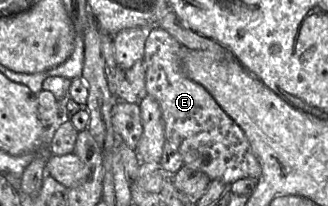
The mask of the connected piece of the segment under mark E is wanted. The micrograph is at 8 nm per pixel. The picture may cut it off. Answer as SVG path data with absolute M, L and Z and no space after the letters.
M160 27L148 29L143 57L145 85L147 95L155 98L160 105L166 141L182 155L185 167L204 172L211 181L218 180L229 187L232 183L243 178L258 180L262 168L245 133L202 85L185 75L181 65L181 56L182 45L167 31Z

